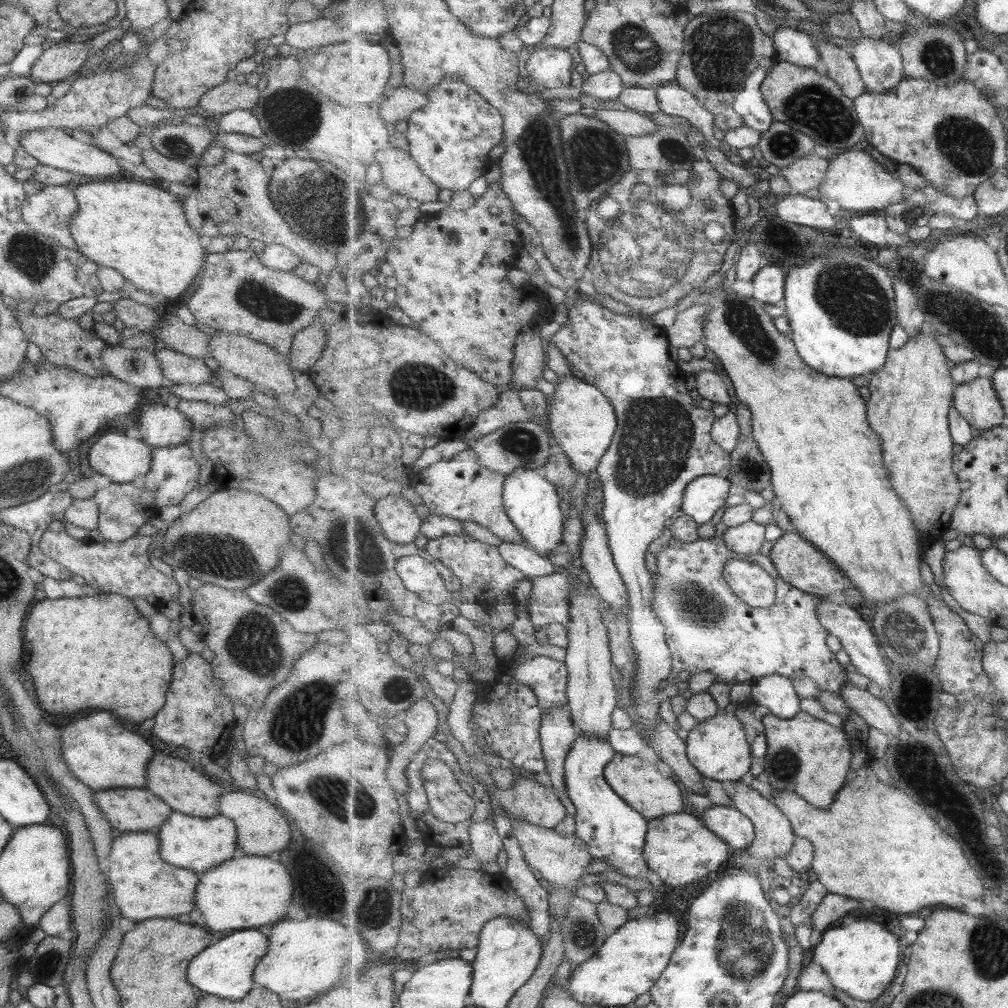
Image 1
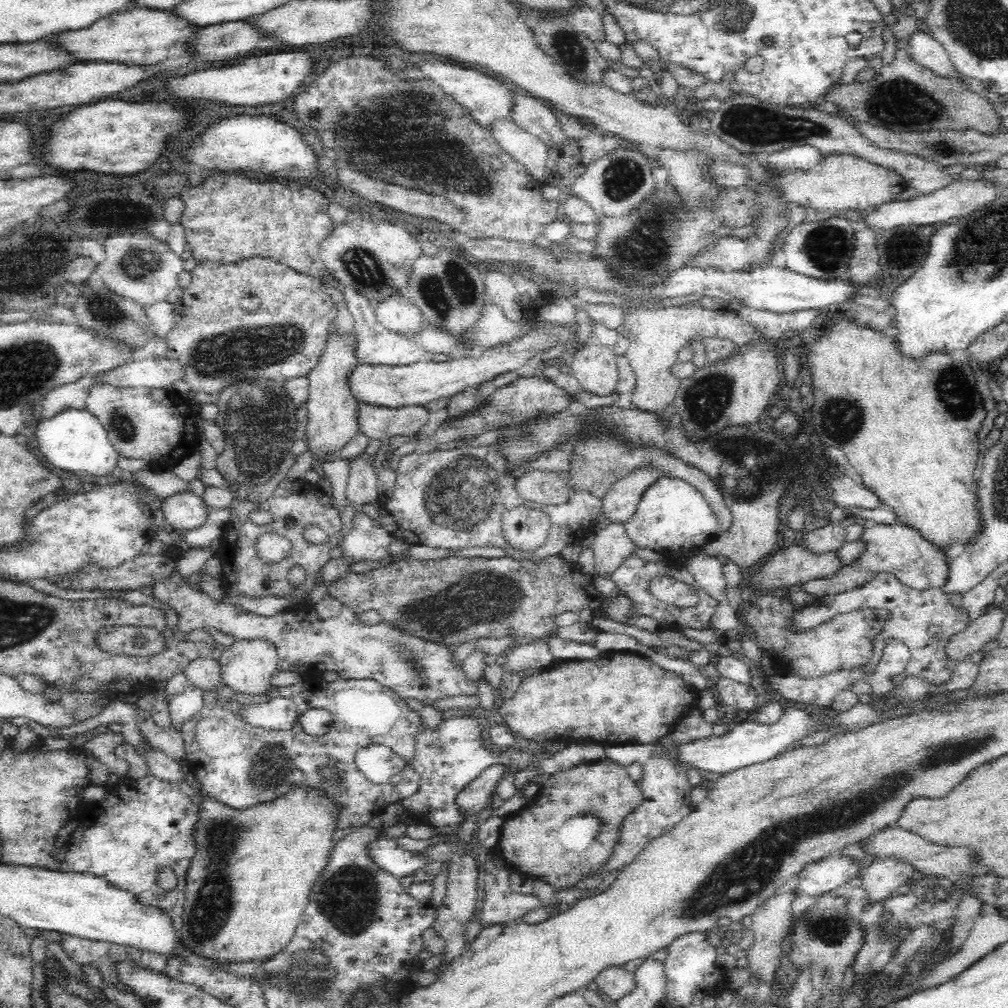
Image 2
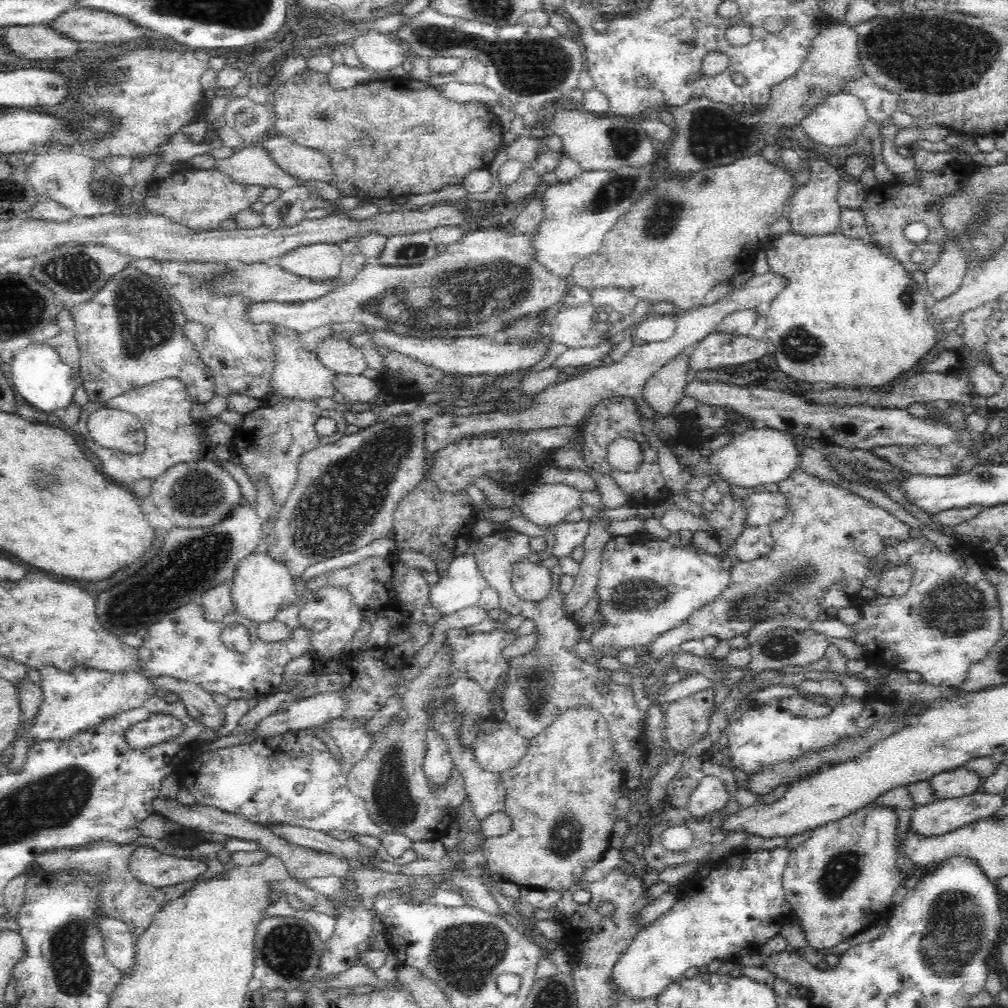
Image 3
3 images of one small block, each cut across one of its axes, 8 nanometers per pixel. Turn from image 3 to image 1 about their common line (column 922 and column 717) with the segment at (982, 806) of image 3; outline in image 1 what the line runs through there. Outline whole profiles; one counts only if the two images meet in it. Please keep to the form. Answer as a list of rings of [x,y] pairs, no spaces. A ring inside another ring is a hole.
[[[712,804],[698,815],[707,828],[736,849],[749,849],[756,837],[755,825],[750,817],[734,806]]]

